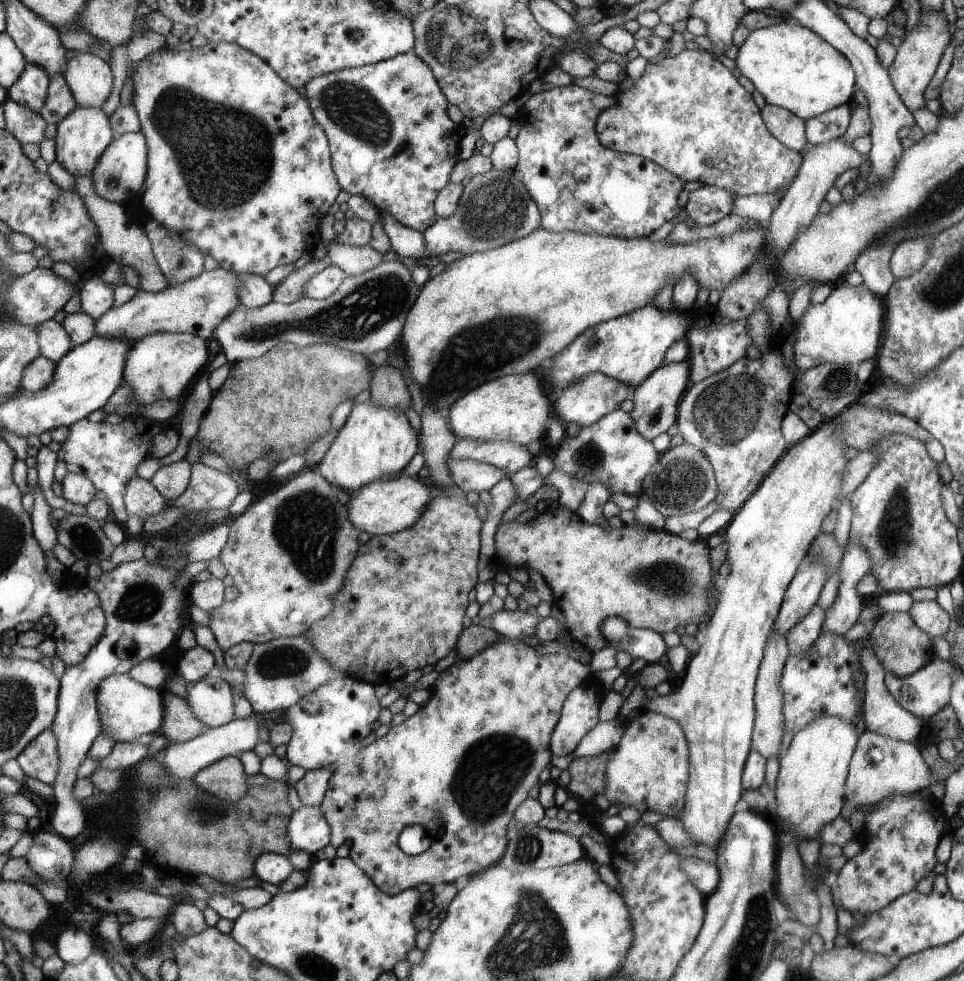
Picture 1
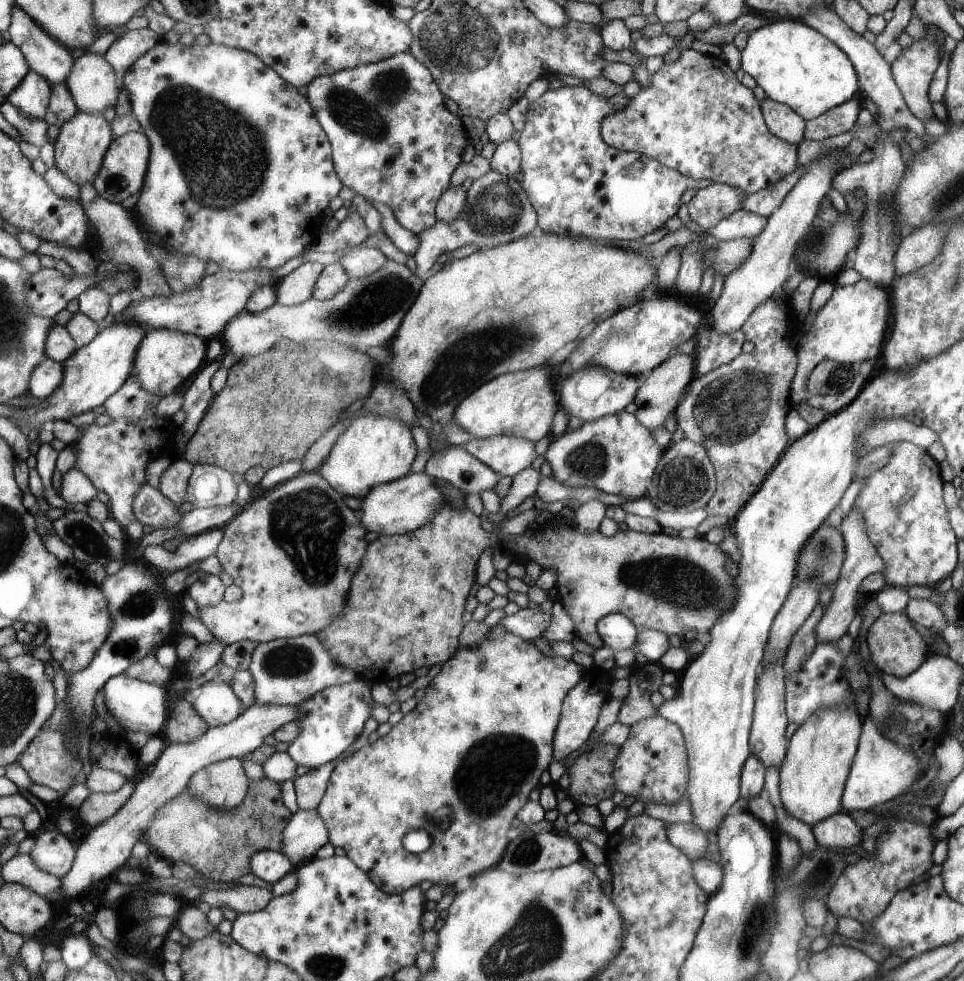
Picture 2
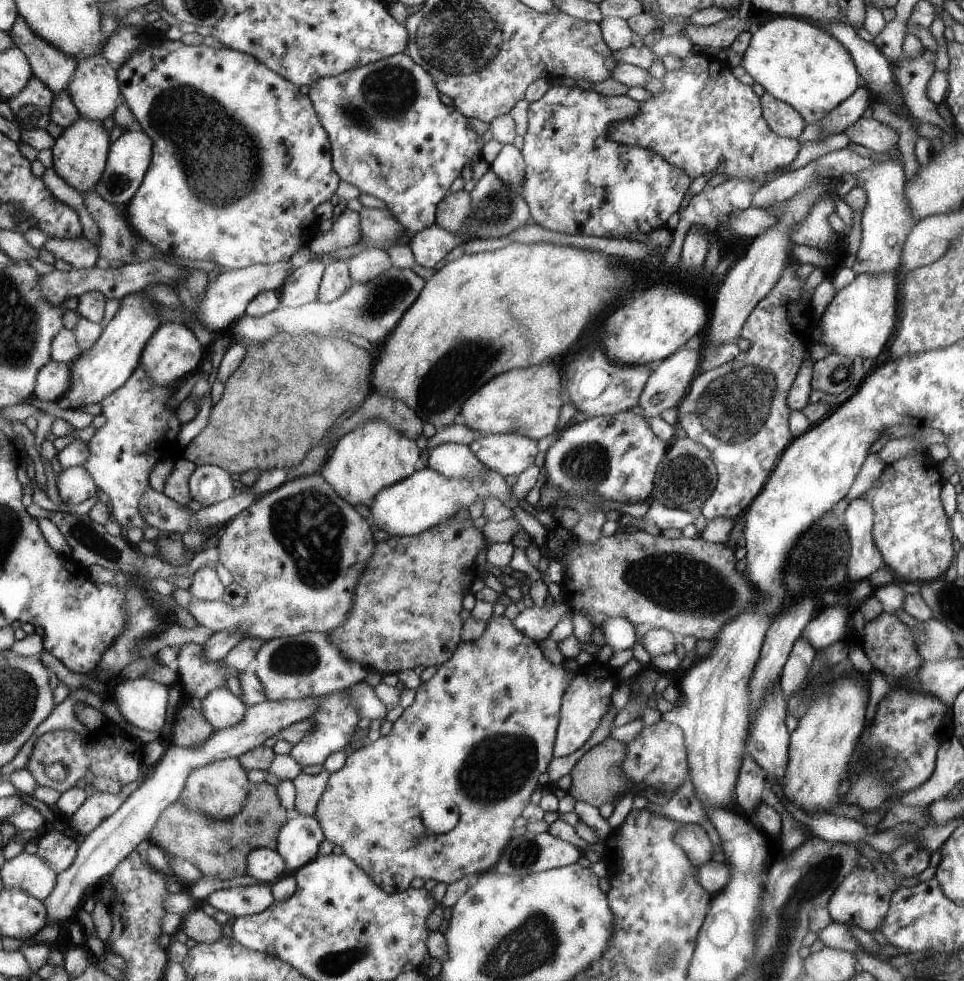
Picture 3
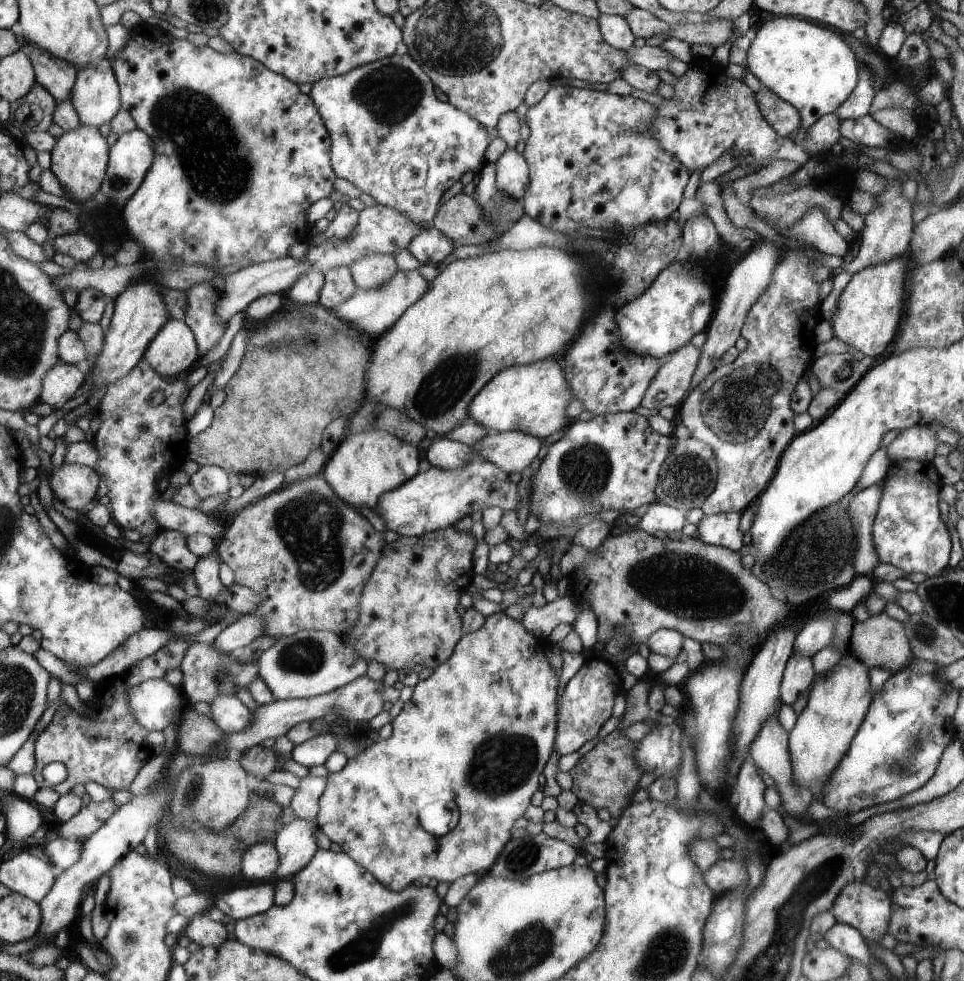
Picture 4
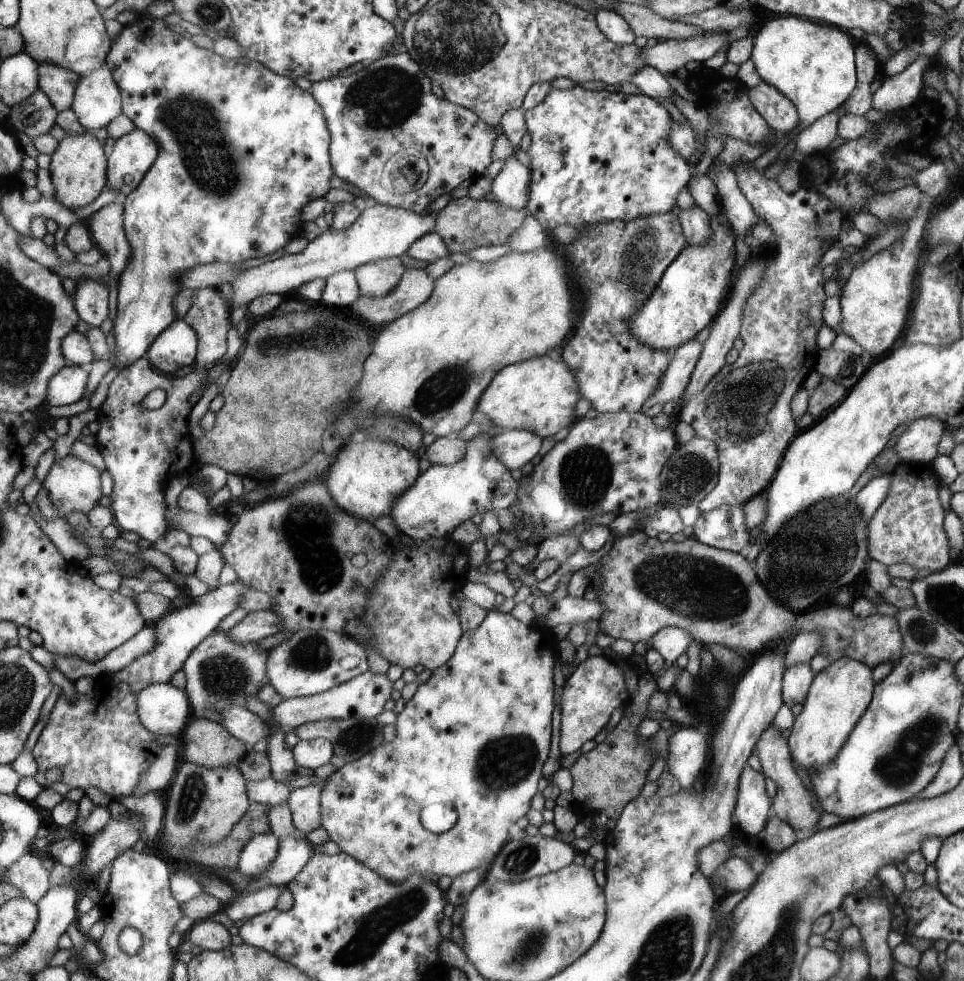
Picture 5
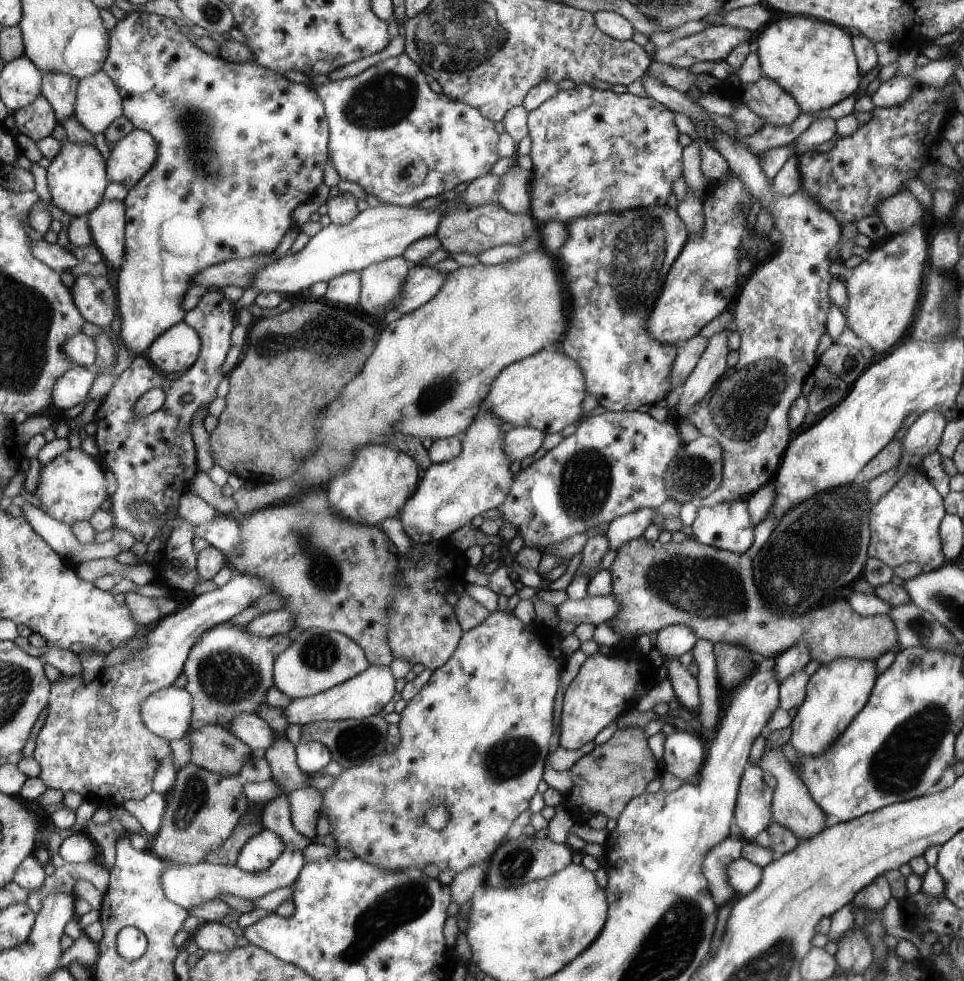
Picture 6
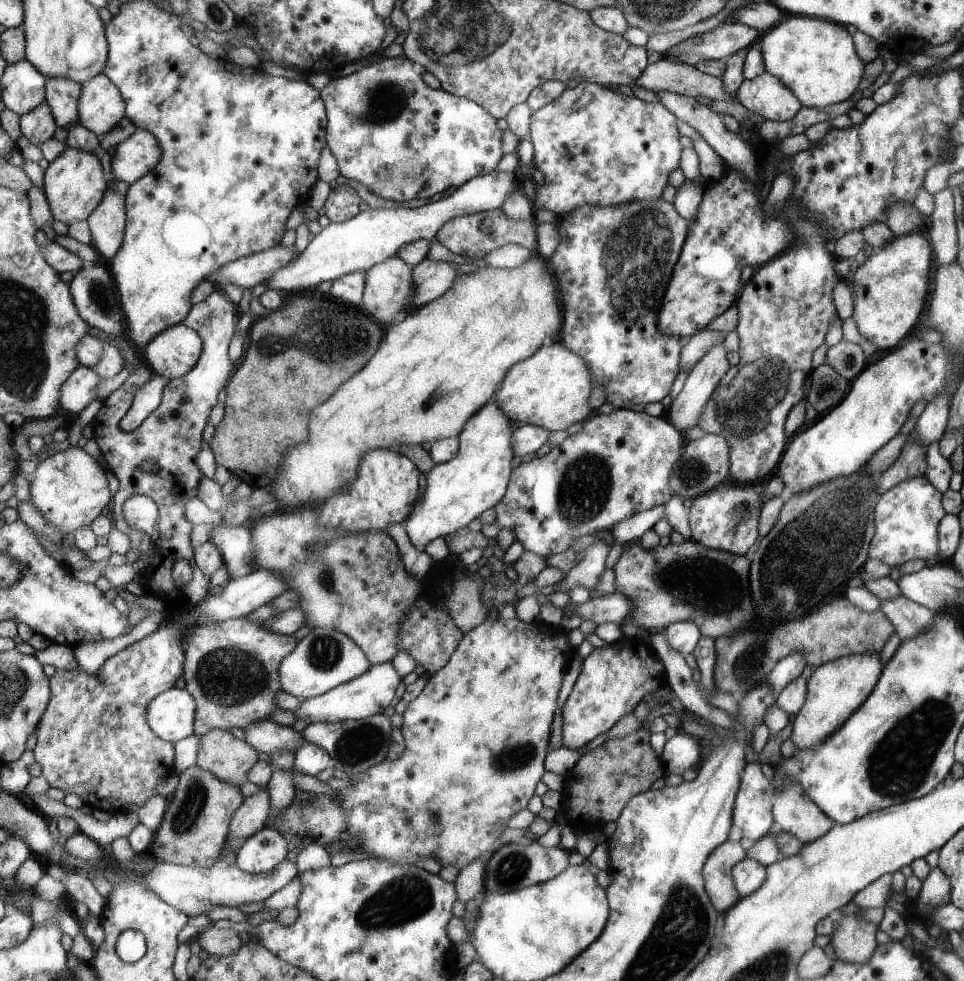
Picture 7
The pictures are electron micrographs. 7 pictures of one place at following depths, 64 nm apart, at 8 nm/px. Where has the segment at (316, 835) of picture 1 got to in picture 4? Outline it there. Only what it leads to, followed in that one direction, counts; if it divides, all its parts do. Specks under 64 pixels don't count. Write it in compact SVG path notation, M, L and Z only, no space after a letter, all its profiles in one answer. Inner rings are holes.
M297 817L280 828L275 836L276 853L280 862L272 881L289 879L311 860L318 849L315 838L317 829L317 824Z

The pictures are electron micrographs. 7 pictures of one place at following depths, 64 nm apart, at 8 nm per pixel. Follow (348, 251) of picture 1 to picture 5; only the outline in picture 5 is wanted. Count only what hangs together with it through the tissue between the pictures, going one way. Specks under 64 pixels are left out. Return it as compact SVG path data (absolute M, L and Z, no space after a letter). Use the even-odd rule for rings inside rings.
M385 257L363 263L352 271L355 273L360 295L382 297L394 288L404 270L399 257Z

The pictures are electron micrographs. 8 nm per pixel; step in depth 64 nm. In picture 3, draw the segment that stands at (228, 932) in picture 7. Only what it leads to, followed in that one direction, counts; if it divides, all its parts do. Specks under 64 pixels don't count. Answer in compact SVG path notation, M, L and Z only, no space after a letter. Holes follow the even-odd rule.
M199 907L193 908L181 918L179 928L186 934L187 938L193 938L196 943L211 944L223 936L221 933L222 925L205 915Z

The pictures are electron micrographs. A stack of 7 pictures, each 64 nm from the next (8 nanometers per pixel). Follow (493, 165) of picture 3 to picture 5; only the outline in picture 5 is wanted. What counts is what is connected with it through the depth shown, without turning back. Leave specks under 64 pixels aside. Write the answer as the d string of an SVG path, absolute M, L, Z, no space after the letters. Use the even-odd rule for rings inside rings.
M512 154L504 158L503 166L490 180L492 198L506 207L519 210L527 202L530 170L520 164Z

